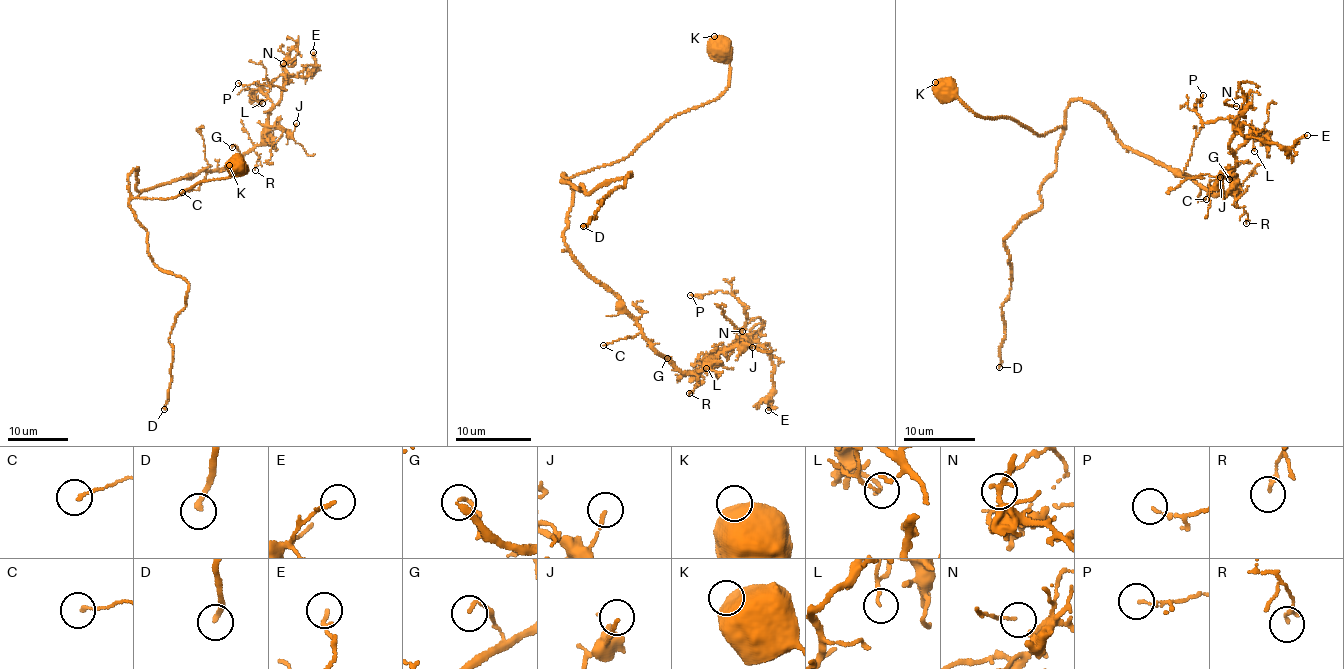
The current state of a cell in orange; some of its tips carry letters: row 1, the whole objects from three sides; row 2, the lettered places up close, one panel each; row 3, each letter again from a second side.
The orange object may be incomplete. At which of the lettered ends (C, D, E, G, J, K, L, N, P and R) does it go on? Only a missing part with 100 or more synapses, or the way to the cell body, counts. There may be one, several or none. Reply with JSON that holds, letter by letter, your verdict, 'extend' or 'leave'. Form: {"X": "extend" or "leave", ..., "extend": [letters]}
{"C": "leave", "D": "extend", "E": "leave", "G": "leave", "J": "leave", "K": "leave", "L": "leave", "N": "leave", "P": "leave", "R": "leave", "extend": ["D"]}

